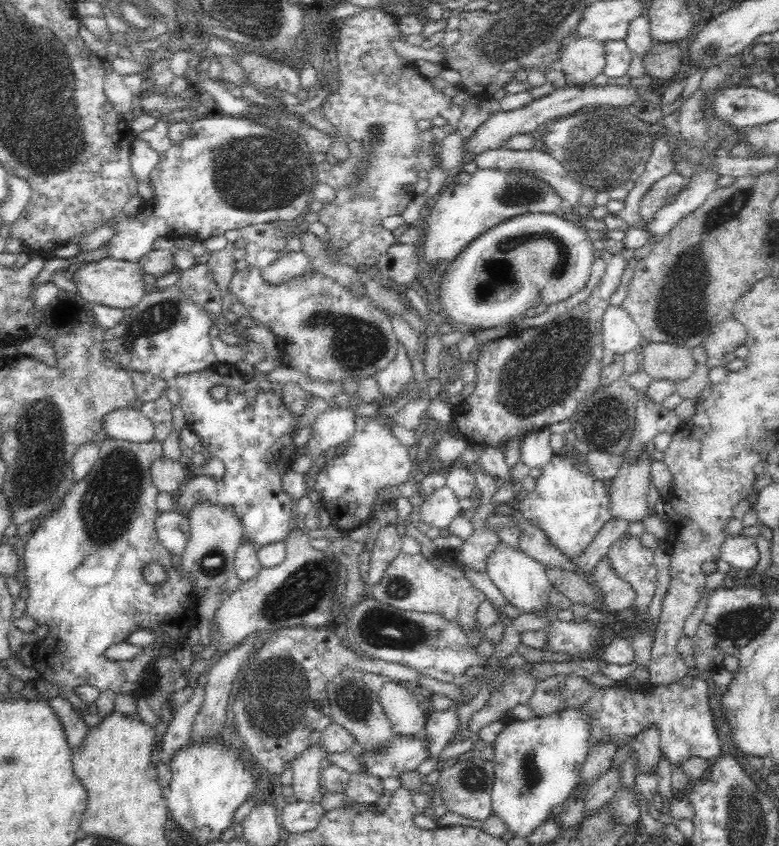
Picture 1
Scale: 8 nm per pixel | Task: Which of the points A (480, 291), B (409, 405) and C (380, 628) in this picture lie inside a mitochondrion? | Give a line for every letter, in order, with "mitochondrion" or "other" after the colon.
A: mitochondrion
B: other
C: mitochondrion

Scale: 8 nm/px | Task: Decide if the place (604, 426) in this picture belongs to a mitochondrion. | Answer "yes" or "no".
yes

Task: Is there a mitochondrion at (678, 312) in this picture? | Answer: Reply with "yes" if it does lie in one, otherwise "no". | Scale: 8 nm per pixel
yes

